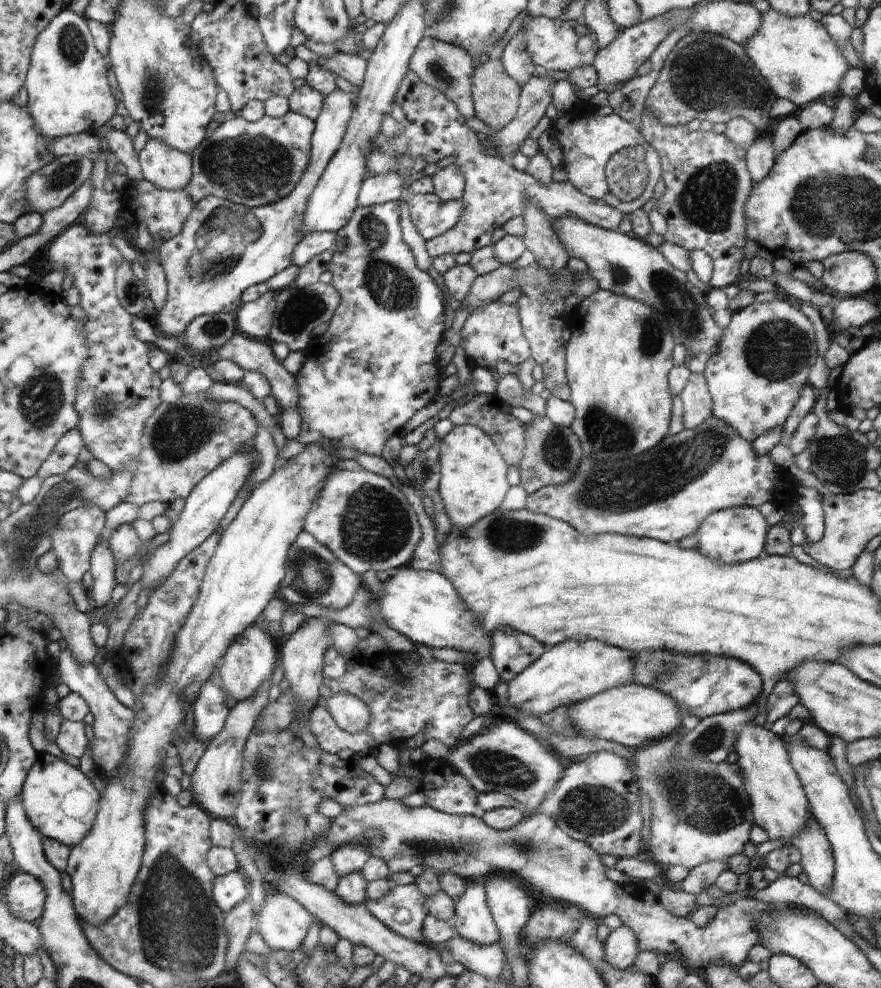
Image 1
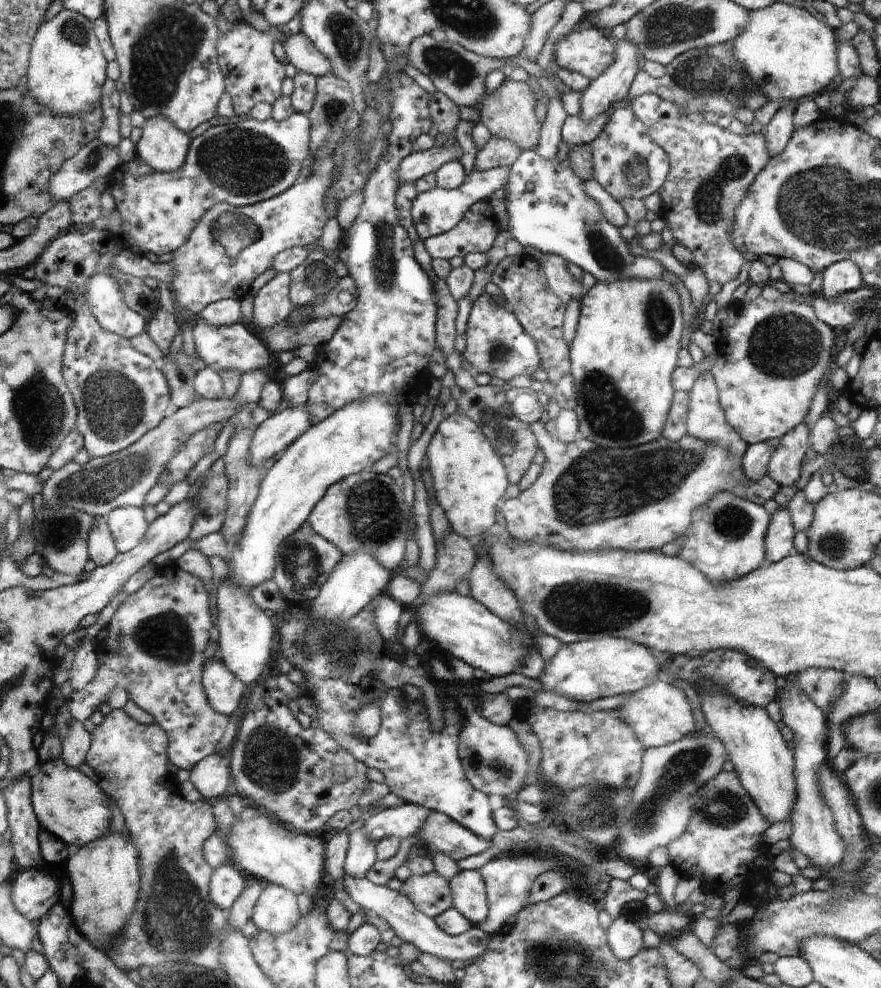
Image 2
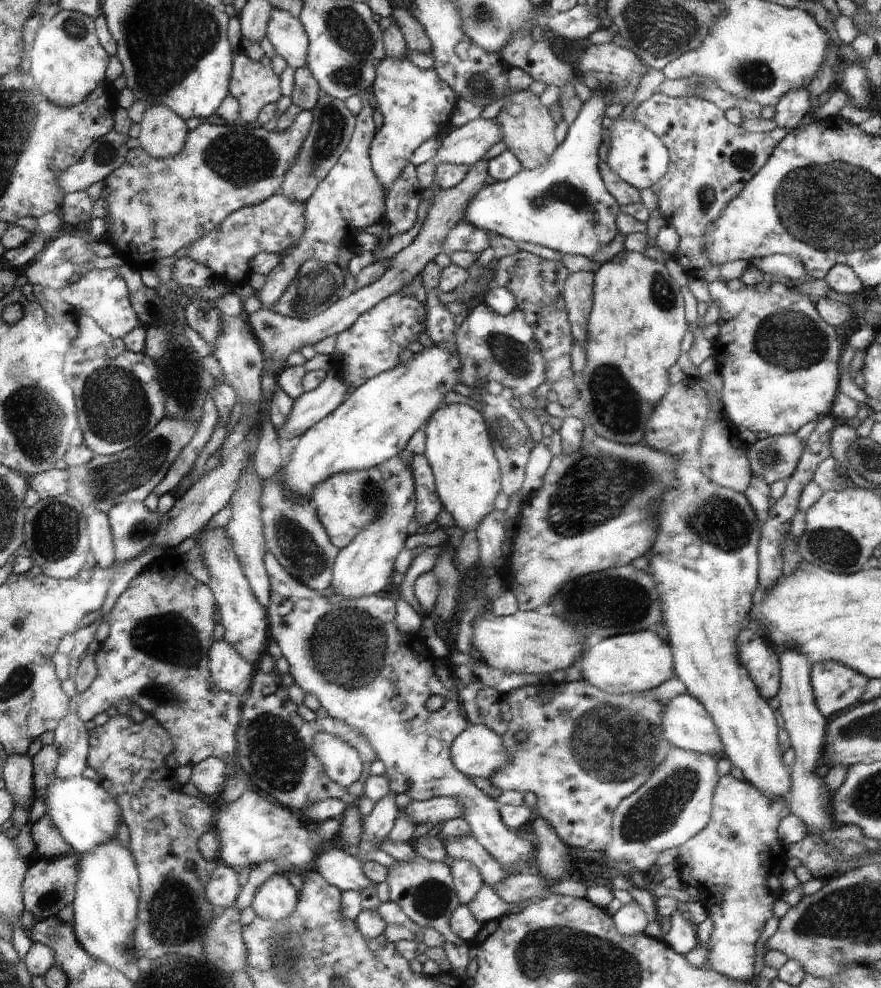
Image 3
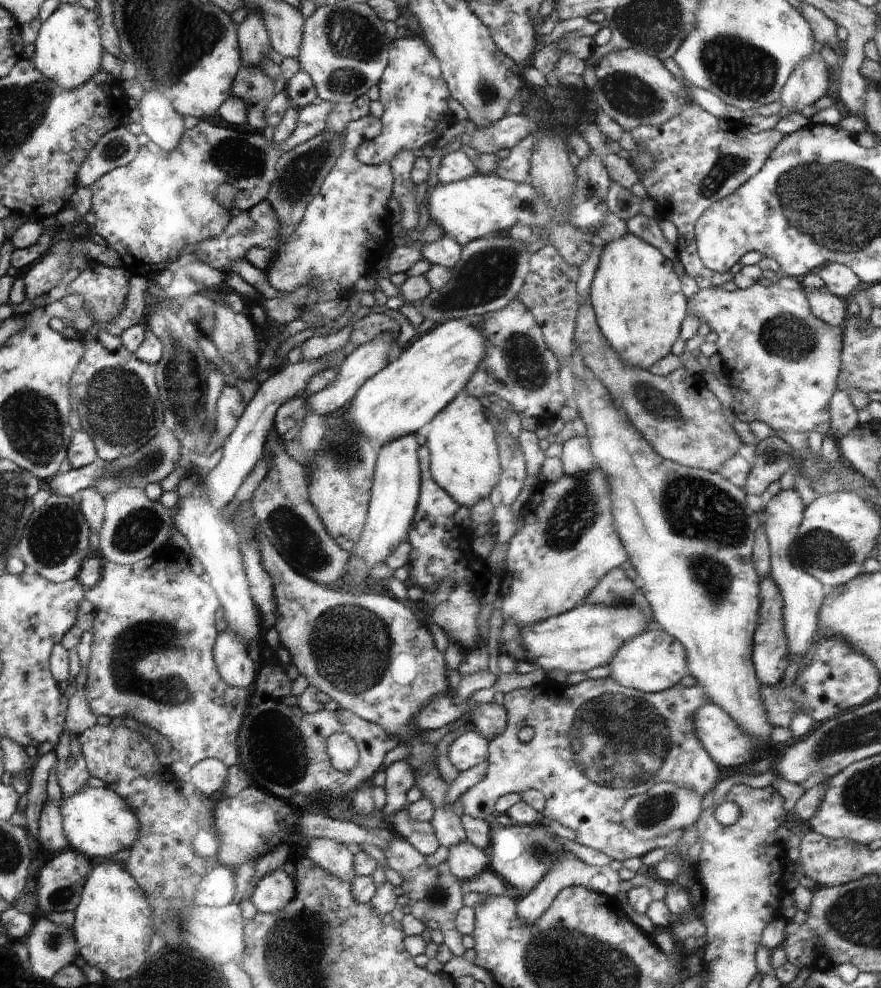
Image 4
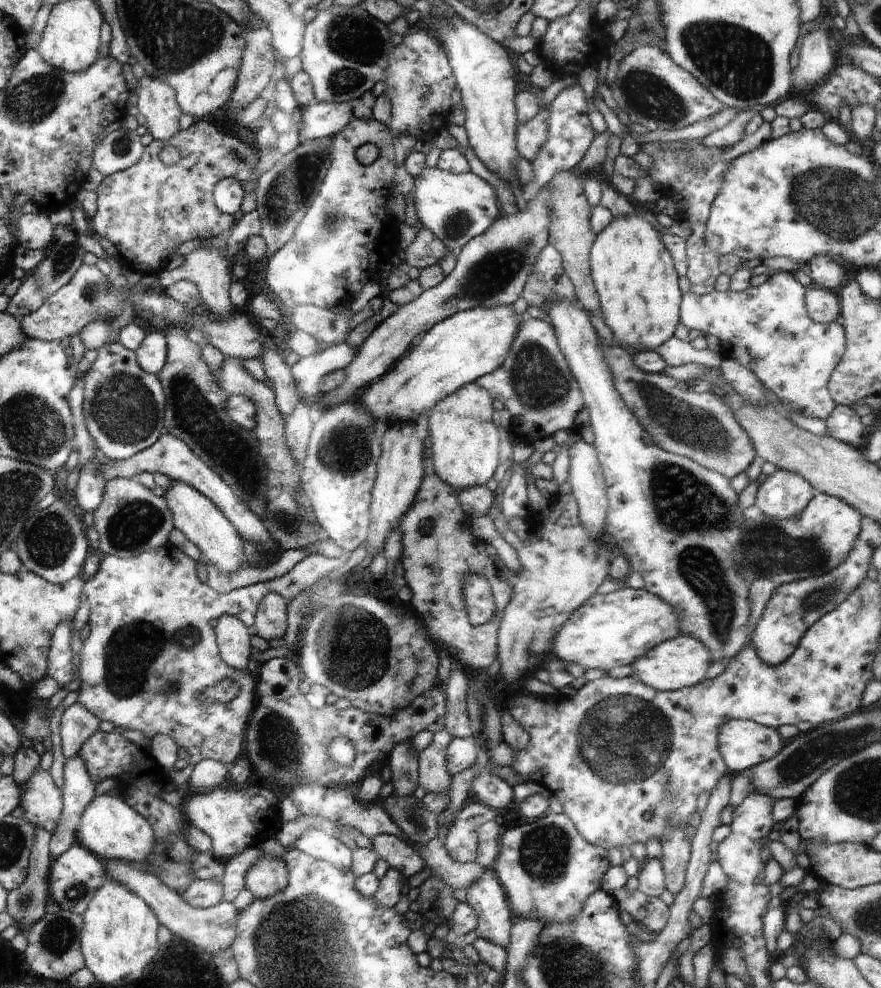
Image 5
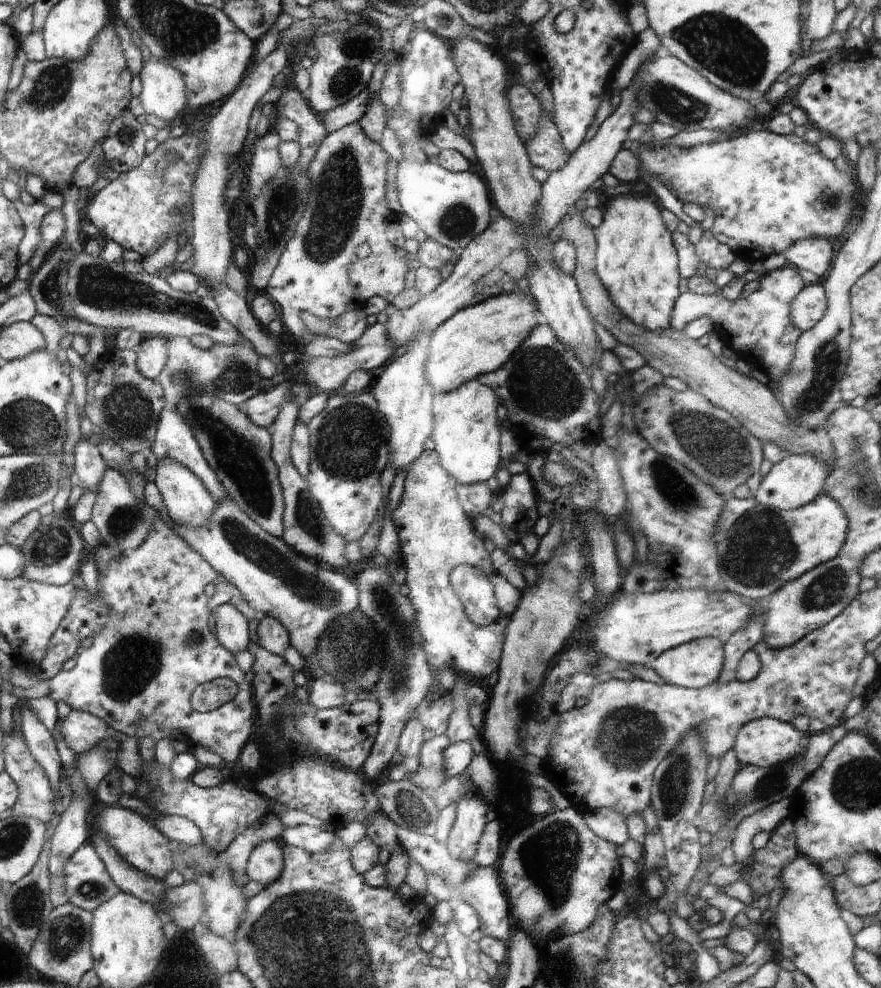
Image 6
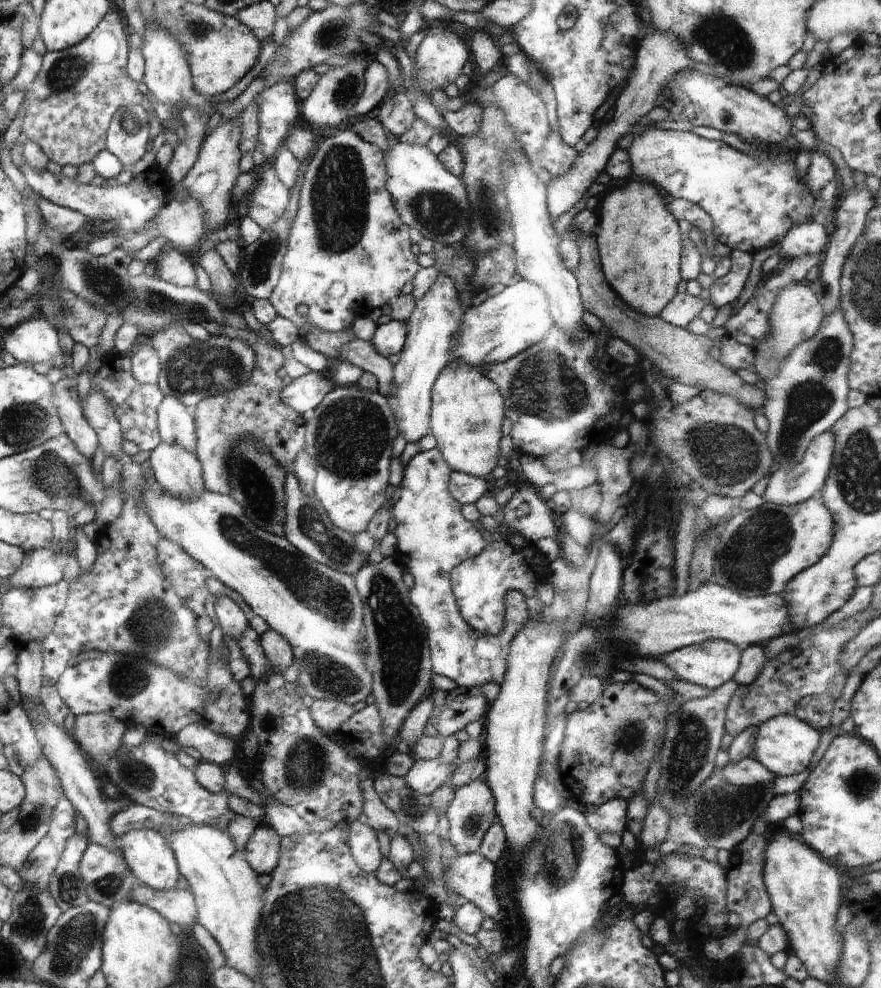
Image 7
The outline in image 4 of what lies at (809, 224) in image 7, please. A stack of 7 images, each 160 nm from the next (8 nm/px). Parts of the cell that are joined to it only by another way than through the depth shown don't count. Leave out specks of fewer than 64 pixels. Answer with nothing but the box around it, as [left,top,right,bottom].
[816,263,862,301]

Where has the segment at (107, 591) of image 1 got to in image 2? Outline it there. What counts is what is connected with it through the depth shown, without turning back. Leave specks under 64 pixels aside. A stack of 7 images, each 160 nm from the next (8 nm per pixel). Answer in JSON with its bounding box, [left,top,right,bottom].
[89,517,119,566]

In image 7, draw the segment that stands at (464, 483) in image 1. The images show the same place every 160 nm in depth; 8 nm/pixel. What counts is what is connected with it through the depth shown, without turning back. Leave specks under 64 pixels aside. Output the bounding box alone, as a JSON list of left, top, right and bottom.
[429,364,504,480]

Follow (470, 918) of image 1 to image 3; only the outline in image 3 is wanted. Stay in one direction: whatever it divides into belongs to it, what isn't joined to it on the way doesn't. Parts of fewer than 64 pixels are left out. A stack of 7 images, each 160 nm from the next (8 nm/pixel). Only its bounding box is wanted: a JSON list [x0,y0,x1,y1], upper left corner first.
[451,858,485,905]

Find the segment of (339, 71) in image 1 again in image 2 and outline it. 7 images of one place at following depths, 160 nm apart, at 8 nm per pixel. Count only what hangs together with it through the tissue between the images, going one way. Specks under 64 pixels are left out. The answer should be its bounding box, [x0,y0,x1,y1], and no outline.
[283,31,329,77]

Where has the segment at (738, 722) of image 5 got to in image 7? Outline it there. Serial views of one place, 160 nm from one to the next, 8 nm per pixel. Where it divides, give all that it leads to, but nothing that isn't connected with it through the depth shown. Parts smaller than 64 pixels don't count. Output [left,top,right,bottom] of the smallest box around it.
[753,714,823,776]

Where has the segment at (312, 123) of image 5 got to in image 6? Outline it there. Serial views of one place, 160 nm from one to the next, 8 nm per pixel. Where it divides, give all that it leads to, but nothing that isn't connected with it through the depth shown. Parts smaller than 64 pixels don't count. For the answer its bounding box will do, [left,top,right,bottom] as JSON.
[320,88,370,133]

